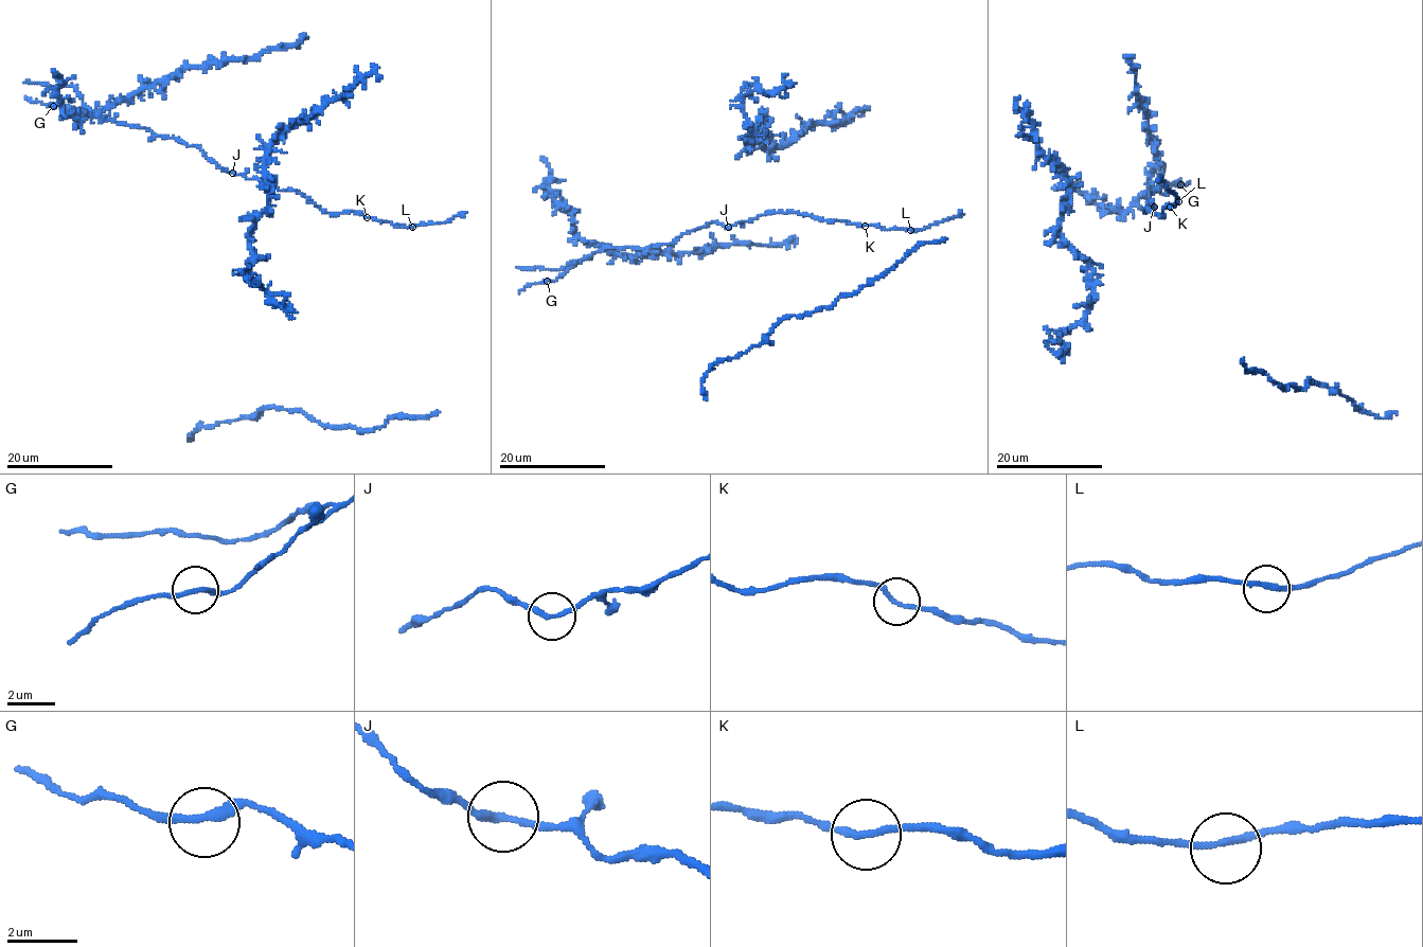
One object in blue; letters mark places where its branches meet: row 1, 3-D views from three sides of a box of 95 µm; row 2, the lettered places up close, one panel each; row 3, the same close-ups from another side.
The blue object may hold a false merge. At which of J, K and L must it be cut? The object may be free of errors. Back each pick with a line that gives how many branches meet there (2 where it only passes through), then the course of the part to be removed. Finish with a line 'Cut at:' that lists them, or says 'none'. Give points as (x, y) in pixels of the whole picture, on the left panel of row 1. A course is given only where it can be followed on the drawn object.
Cut at: none

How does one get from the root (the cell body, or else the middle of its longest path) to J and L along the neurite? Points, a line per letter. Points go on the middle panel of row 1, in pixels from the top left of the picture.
J: (865, 226), (820, 219), (794, 211), (761, 214), (728, 228)
L: (865, 226), (910, 230)

